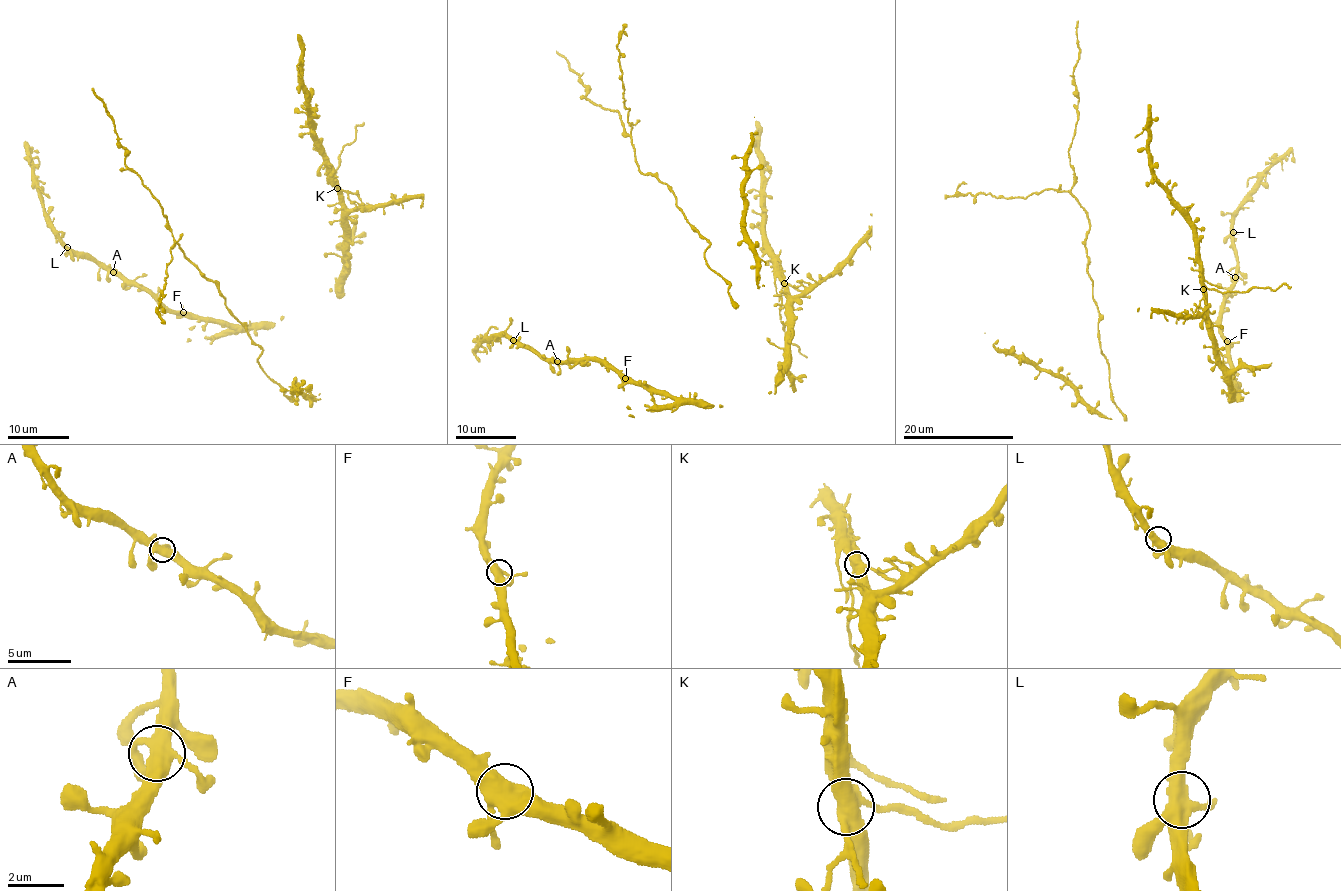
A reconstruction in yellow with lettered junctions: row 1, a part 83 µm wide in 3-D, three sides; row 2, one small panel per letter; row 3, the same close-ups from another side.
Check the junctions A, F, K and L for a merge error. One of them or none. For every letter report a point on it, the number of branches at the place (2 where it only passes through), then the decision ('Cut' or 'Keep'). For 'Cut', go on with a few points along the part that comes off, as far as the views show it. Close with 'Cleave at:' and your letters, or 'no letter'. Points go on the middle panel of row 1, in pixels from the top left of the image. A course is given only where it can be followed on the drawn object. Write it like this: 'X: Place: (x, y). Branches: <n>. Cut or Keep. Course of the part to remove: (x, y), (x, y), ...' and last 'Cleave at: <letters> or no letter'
A: Place: (557, 361). Branches: 4. Keep
F: Place: (625, 378). Branches: 4. Keep
K: Place: (784, 283). Branches: 4. Cut. Course of the part to remove: (784, 284), (781, 323), (786, 340), (798, 346), (798, 350), (806, 357)
L: Place: (513, 340). Branches: 3. Keep
Cleave at: K

